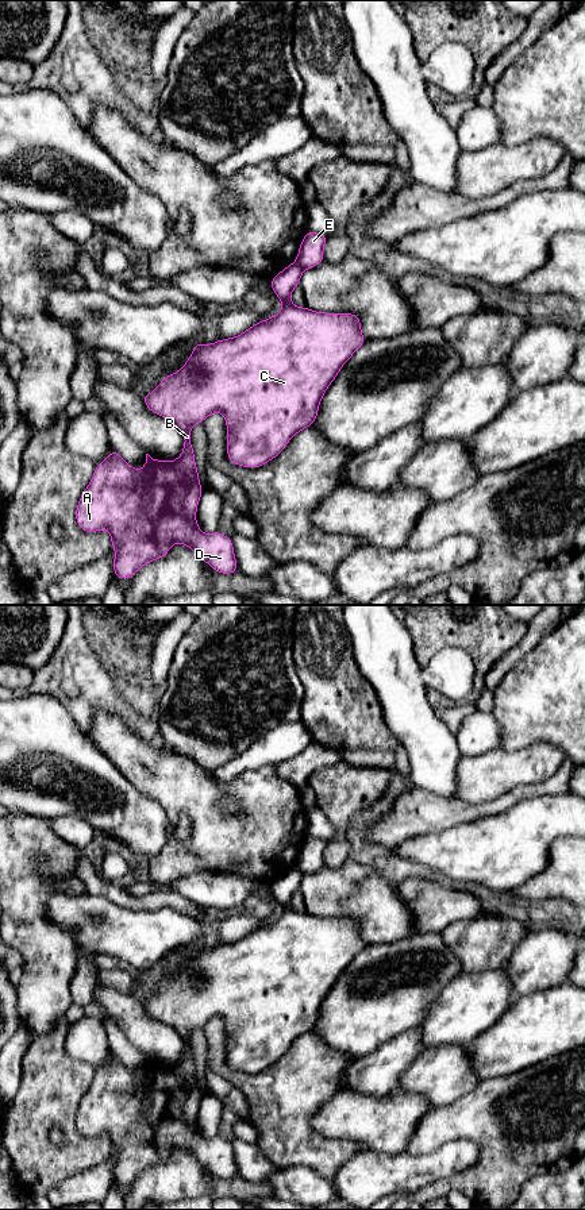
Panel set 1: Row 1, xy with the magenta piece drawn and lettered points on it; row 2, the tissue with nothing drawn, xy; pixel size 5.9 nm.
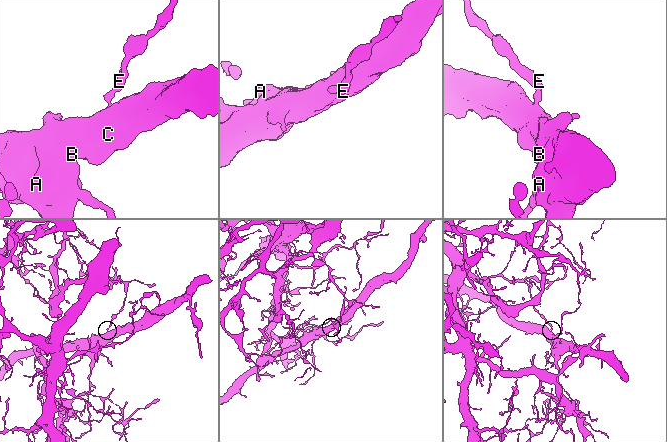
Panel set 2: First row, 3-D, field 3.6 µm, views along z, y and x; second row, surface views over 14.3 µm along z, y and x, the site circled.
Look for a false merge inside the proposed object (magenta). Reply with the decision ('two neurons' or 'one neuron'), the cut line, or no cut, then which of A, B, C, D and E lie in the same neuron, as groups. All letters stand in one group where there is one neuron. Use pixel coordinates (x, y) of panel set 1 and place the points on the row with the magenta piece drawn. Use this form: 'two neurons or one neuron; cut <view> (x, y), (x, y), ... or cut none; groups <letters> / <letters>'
two neurons; cut xy (296, 261), (303, 268); groups A B C D / E

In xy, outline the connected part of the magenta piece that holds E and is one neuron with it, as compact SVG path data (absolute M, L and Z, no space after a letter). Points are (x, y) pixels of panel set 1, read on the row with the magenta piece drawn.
M307 231L301 244L296 262L303 269L312 269L324 261L323 248L328 239L328 235Z

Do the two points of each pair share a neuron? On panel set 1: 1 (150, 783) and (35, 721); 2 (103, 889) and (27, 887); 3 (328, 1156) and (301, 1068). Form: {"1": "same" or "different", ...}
{"1": "different", "2": "different", "3": "same"}

